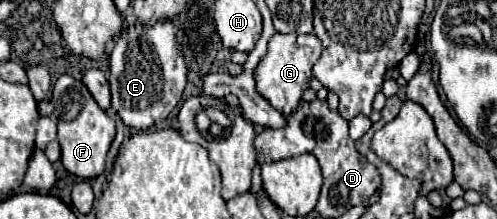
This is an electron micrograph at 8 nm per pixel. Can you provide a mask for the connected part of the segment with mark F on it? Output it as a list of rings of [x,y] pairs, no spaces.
[[[72,75],[58,77],[58,81],[52,87],[52,97],[40,103],[40,113],[56,119],[58,123],[58,141],[62,147],[64,169],[82,179],[96,179],[104,171],[104,159],[116,135],[116,125],[98,107],[88,87]]]

